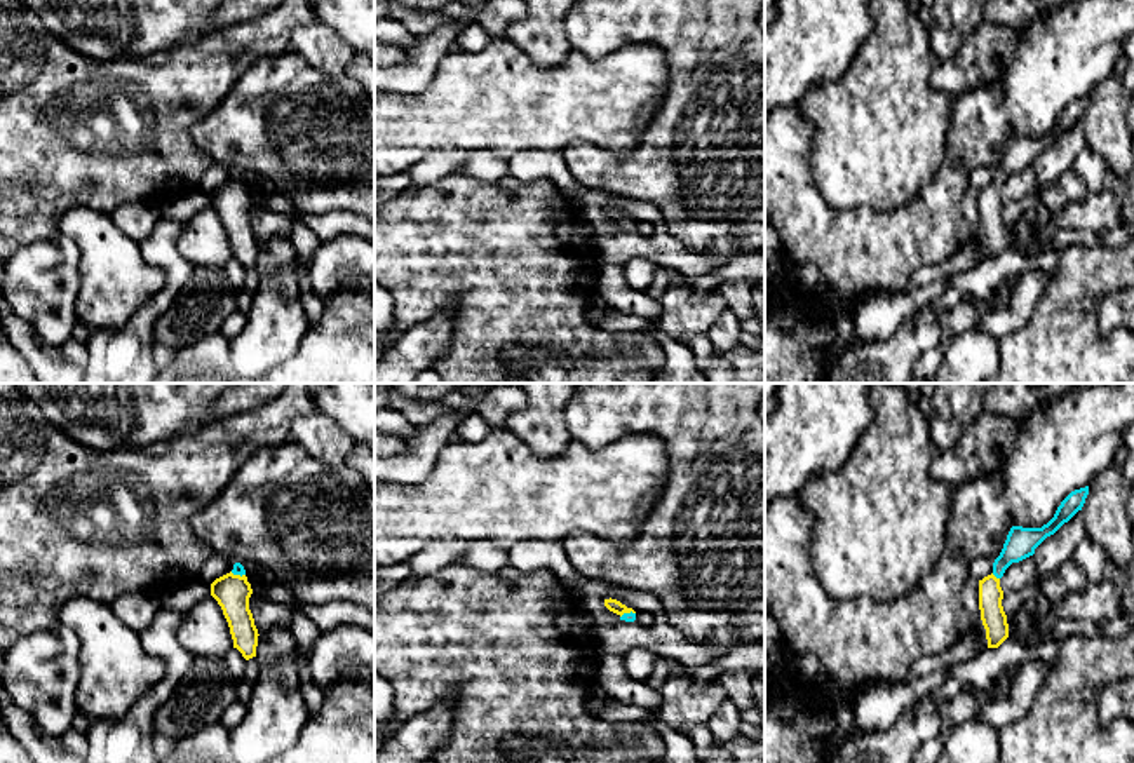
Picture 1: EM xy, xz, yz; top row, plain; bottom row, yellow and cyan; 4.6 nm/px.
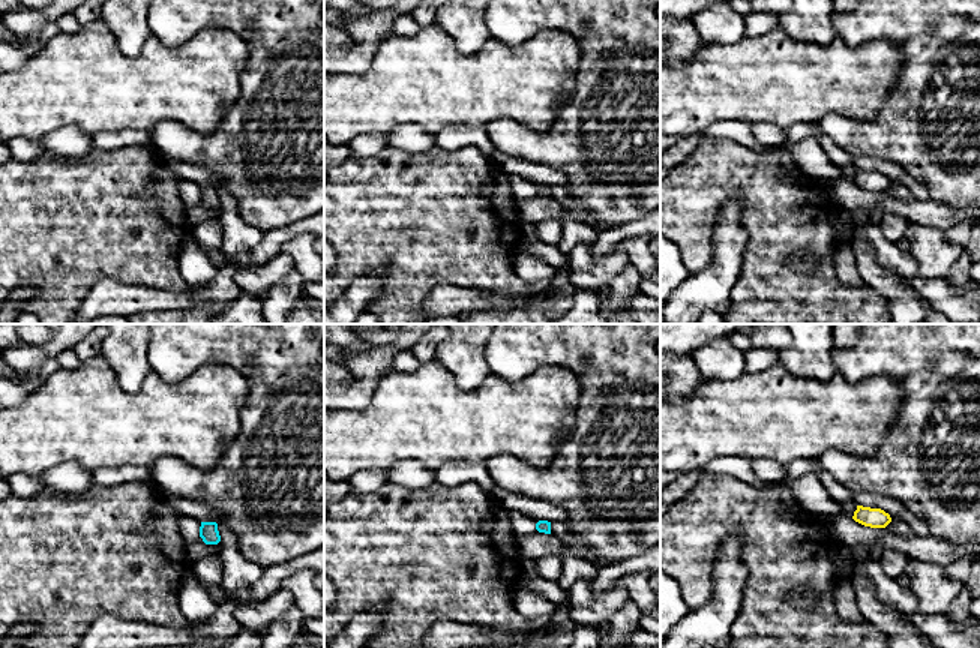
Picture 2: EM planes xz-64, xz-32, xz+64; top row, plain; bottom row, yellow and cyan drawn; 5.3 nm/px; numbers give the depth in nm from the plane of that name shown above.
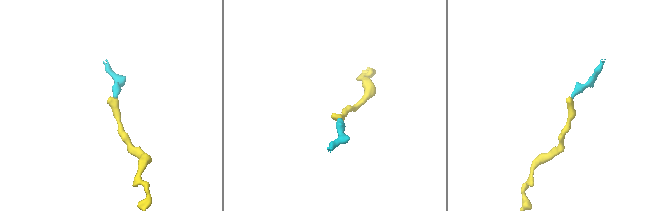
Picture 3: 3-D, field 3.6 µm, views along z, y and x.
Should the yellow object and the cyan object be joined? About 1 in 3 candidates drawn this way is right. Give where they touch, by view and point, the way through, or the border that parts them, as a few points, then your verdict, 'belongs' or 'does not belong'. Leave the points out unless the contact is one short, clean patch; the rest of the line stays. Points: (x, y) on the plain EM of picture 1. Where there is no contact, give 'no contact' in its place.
yz (993, 185) | across yz (993, 227), (993, 185), (1021, 152) | belongs

